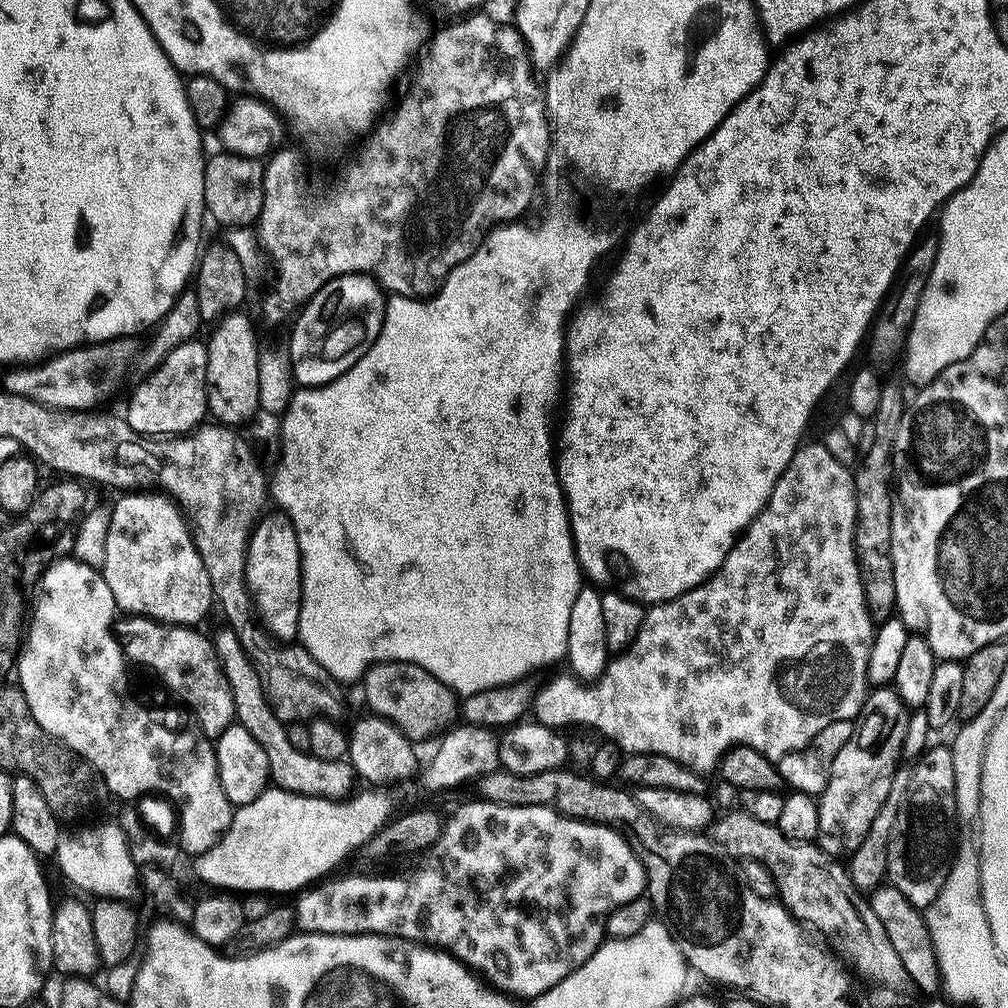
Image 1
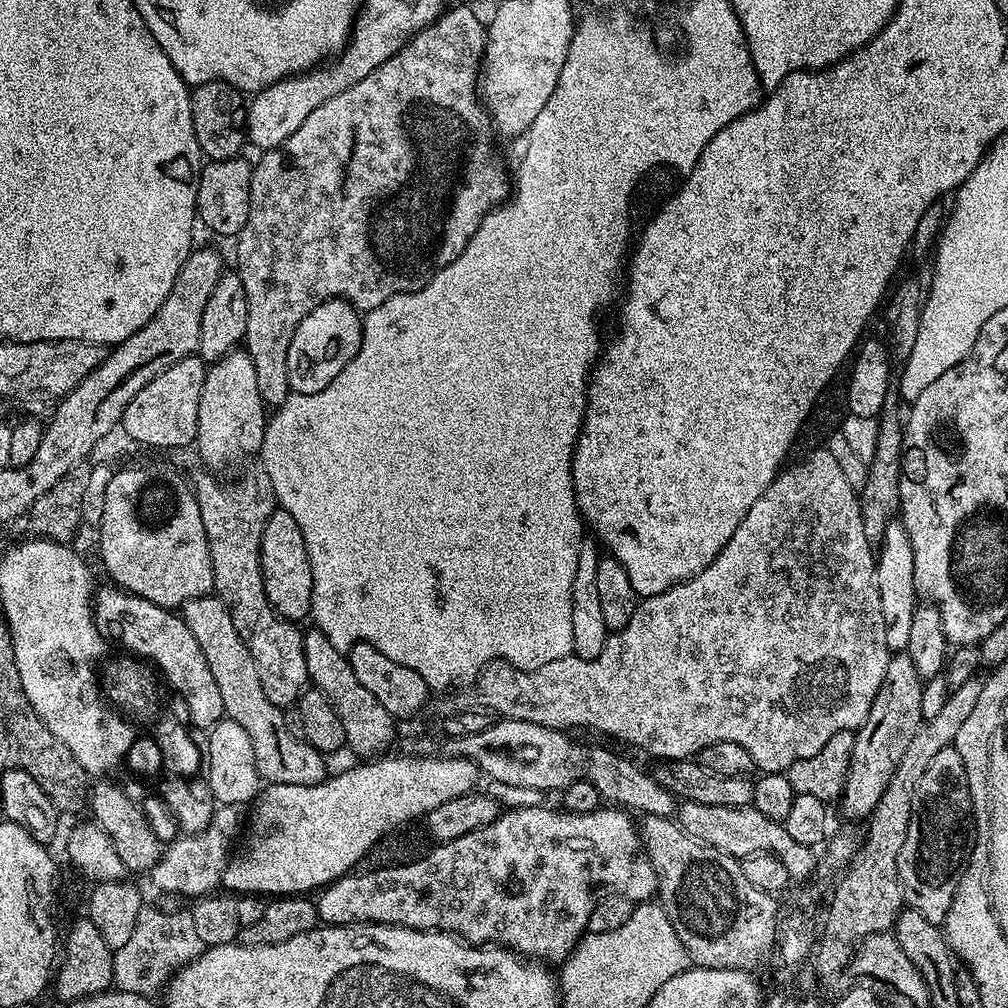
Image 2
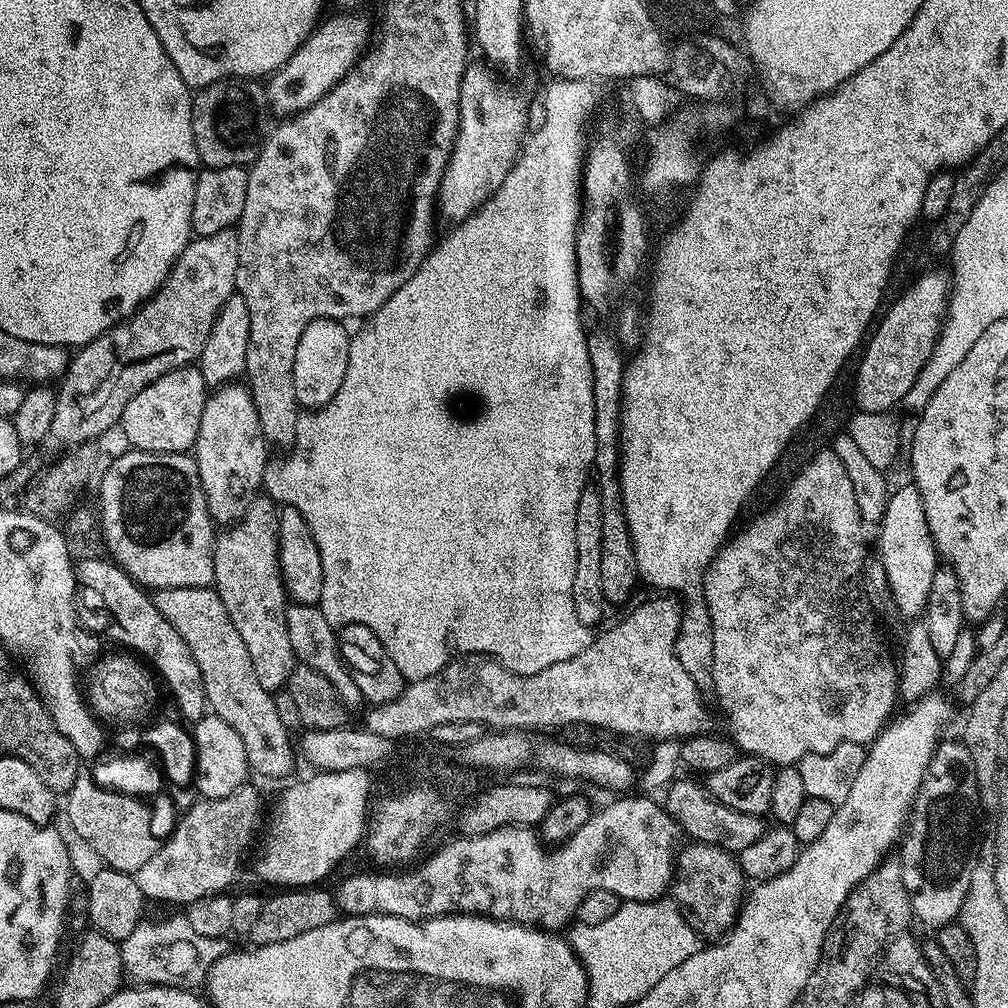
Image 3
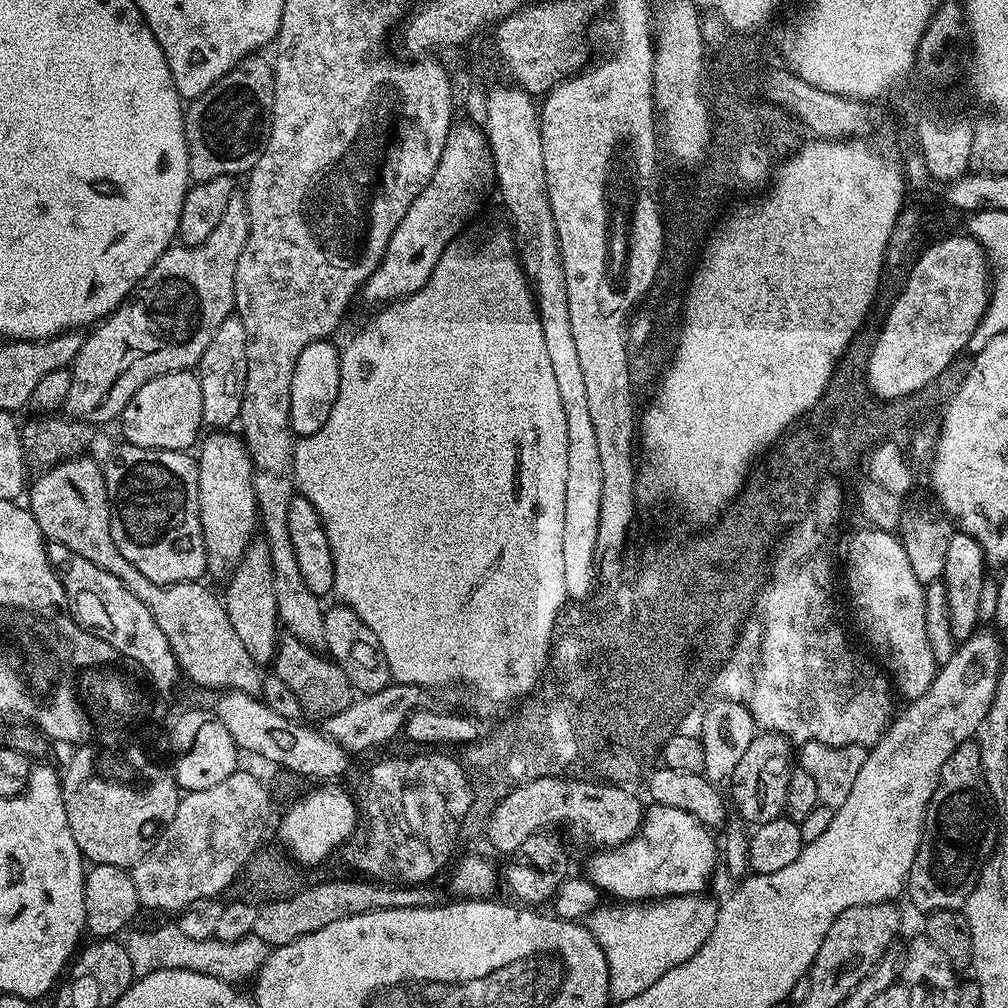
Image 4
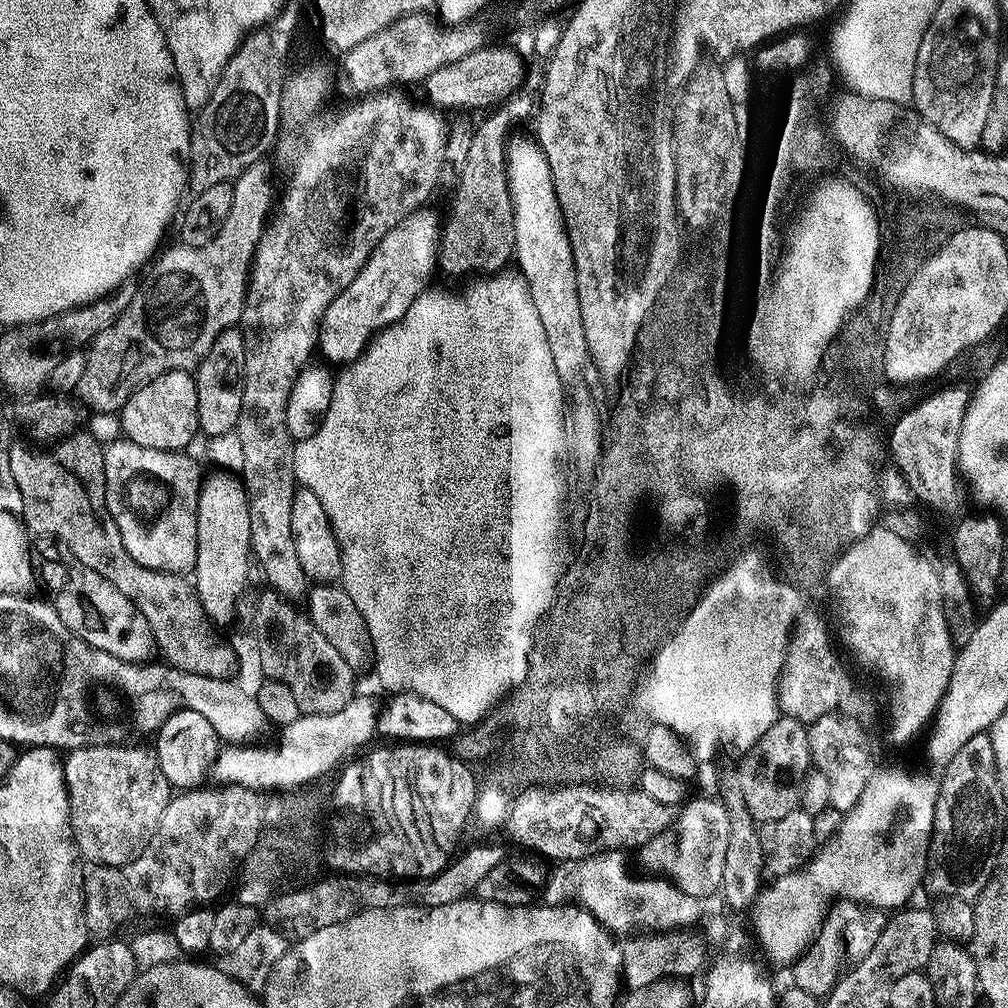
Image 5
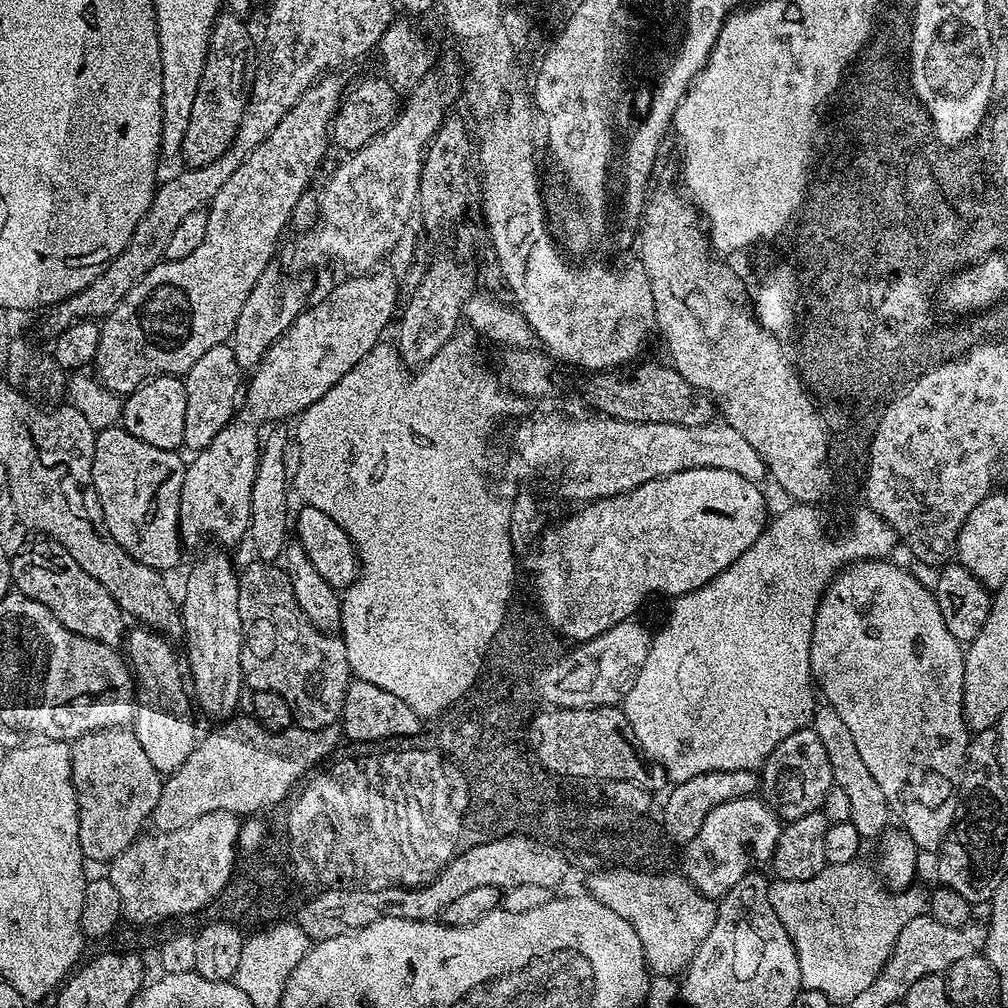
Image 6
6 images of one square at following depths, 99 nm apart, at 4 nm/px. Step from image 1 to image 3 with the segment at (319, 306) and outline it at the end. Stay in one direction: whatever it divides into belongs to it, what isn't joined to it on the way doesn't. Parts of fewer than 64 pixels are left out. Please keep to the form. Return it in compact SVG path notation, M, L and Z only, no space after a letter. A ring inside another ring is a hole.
M315 320L306 326L306 330L302 330L298 350L294 350L294 394L301 409L323 408L332 401L334 394L338 394L342 378L346 378L350 343L350 332L344 327L338 320Z

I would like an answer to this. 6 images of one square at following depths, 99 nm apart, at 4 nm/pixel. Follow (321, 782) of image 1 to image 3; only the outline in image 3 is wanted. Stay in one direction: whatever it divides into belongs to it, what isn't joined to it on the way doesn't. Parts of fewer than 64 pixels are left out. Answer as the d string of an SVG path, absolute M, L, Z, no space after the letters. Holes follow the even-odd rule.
M215 587L157 588L151 593L151 598L162 618L182 634L182 642L186 642L190 654L194 654L198 674L202 674L208 708L222 718L222 722L234 726L238 738L242 738L242 746L246 746L249 769L255 775L257 772L272 780L290 775L298 761L297 753L292 753L290 732L278 718L273 693L267 692L254 675L250 653L246 651L234 622L230 622L230 614L226 614L226 606L222 606L222 598L218 598Z

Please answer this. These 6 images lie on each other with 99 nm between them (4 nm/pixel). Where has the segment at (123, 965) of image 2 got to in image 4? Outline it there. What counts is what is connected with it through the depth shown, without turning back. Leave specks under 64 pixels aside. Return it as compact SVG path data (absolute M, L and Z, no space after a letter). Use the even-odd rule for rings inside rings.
M177 923L166 924L152 932L136 932L129 940L126 947L130 954L132 973L135 977L156 973L162 969L194 970L200 974L210 974L220 981L231 984L248 978L251 979L259 972L270 951L260 938L254 934L247 935L234 943L222 942L216 937L204 940L189 938L182 932Z

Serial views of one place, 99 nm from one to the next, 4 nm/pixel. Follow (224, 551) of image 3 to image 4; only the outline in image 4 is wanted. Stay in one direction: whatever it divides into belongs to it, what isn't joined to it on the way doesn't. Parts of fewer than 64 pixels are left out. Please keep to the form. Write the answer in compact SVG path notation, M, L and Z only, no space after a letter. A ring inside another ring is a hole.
M263 538L253 539L247 550L244 551L244 557L238 562L238 566L232 572L232 575L227 577L225 584L228 585L225 586L224 592L222 591L222 599L226 614L230 618L230 626L234 626L234 630L238 633L238 639L242 641L242 646L246 646L246 654L250 654L250 658L257 666L271 665L278 647L278 635L276 636L278 617L276 614L276 603L274 602L270 550Z

